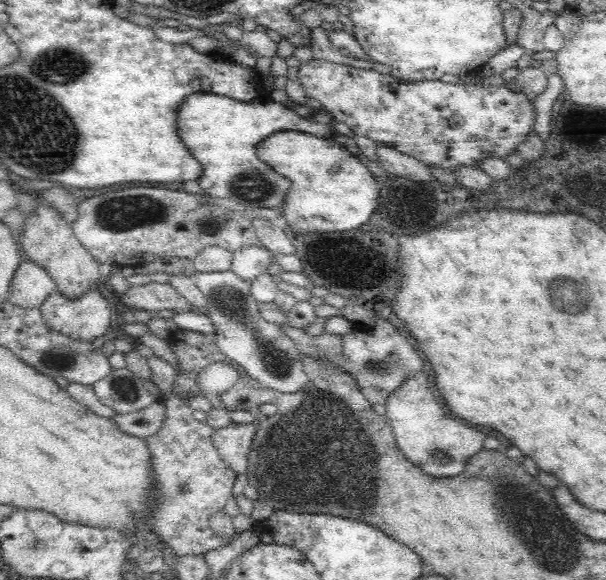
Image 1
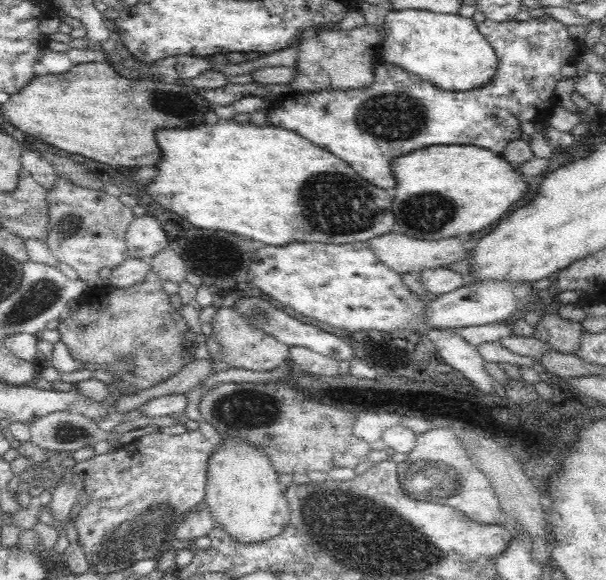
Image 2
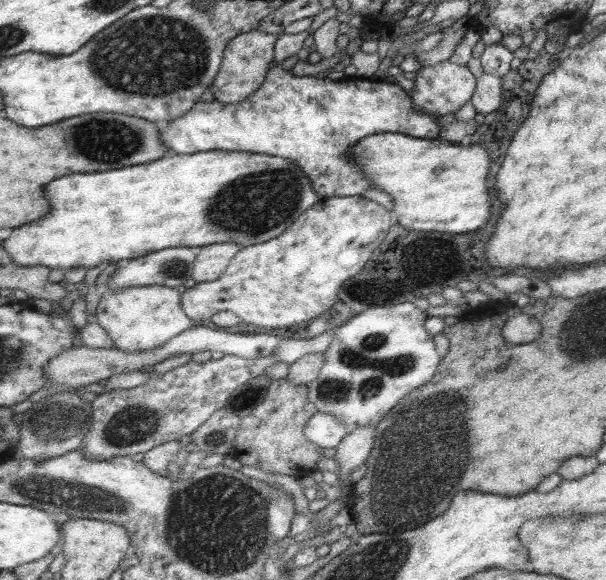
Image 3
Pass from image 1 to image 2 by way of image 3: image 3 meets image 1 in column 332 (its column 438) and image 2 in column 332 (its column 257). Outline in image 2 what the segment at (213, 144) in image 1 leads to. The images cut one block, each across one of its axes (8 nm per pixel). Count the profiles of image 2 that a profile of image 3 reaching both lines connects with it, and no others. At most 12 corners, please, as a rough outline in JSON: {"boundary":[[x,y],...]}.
{"boundary":[[484,19],[483,89],[394,64],[289,94],[268,122],[393,191],[430,144],[501,153],[545,122],[580,41],[560,19]]}

